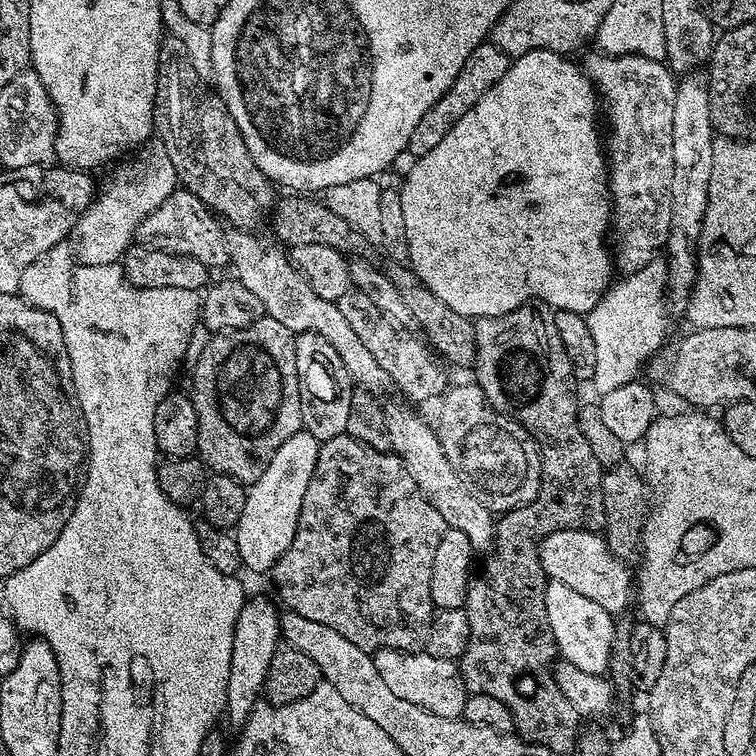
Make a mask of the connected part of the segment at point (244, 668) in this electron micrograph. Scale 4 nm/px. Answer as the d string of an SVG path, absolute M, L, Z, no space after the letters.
M266 596L247 597L243 604L242 610L239 611L238 621L235 623L234 642L231 643L231 656L230 656L230 677L227 679L227 706L224 714L229 724L234 727L234 730L242 728L245 722L249 719L252 711L257 704L258 692L263 691L267 678L267 672L270 668L272 656L277 649L280 641L280 610L279 607Z

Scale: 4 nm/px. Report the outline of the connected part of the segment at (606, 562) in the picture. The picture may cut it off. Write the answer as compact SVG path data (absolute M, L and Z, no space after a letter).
M576 526L557 528L549 536L544 537L539 545L540 567L545 577L566 582L570 590L578 590L585 598L598 602L602 610L613 614L624 614L629 611L628 603L634 600L634 576L628 573L623 559L612 555L603 535L592 530Z

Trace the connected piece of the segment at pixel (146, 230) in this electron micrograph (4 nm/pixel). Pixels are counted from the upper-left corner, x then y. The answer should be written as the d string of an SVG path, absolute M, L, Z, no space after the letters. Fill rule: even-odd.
M172 192L170 198L162 202L162 206L158 206L136 227L134 240L135 243L144 244L154 250L166 250L179 256L193 256L209 270L216 270L223 264L225 267L229 263L225 225L218 219L217 213L206 207L193 192Z

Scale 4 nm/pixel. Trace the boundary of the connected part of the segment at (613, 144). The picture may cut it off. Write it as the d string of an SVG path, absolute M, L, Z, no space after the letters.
M592 50L582 60L582 67L602 101L603 115L604 112L608 115L606 159L608 191L612 197L610 228L614 233L614 264L619 271L621 268L621 273L637 272L646 266L646 262L665 251L670 234L670 186L674 182L674 100L678 80L664 60L645 56L609 56L607 52Z

